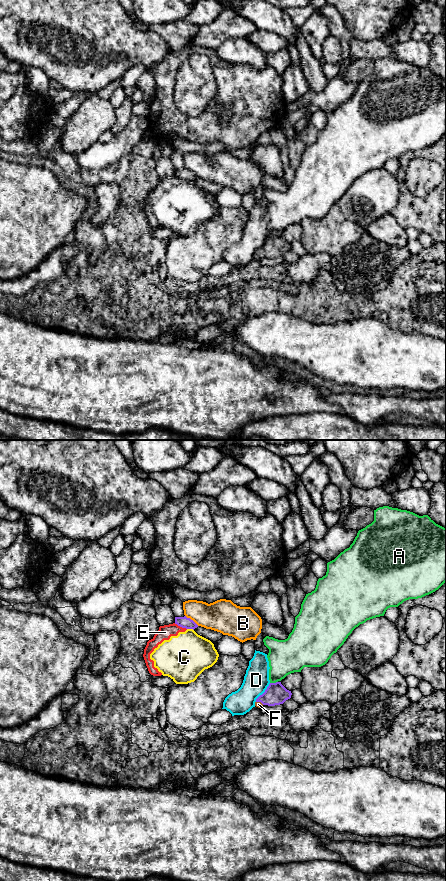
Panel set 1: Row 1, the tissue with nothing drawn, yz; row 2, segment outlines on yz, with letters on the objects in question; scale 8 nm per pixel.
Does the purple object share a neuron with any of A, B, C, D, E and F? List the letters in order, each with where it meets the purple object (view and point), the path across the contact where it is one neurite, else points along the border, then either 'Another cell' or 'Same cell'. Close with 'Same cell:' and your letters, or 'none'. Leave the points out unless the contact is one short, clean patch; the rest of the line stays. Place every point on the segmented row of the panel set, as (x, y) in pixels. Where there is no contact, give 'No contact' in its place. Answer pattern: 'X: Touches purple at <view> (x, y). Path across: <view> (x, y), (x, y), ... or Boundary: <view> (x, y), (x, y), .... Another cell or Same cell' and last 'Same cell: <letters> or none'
A: Touches purple at yz (273, 683). Another cell
B: Touches purple at yz (192, 620). Another cell
C: Touches purple at yz (190, 628). Boundary: yz (187, 628), (193, 630). Another cell
D: Touches purple at yz (264, 692). Another cell
E: Touches purple at yz (180, 626). Another cell
F: Touches purple at yz (260, 701). Path across: yz (275, 694), (260, 701), (258, 704). Same cell
Same cell: F

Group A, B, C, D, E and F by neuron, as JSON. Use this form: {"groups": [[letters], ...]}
{"groups": [["A"], ["B"], ["C", "E"], ["D"], ["F"]]}

